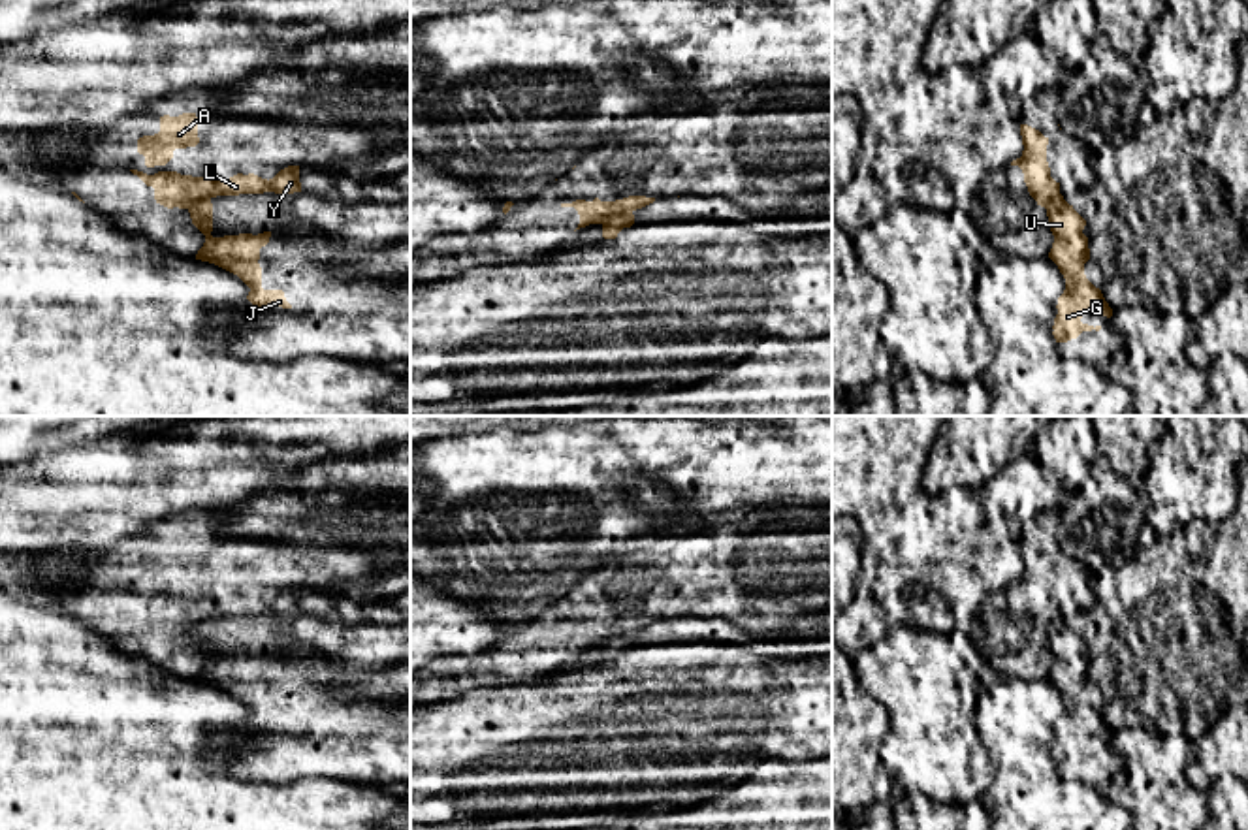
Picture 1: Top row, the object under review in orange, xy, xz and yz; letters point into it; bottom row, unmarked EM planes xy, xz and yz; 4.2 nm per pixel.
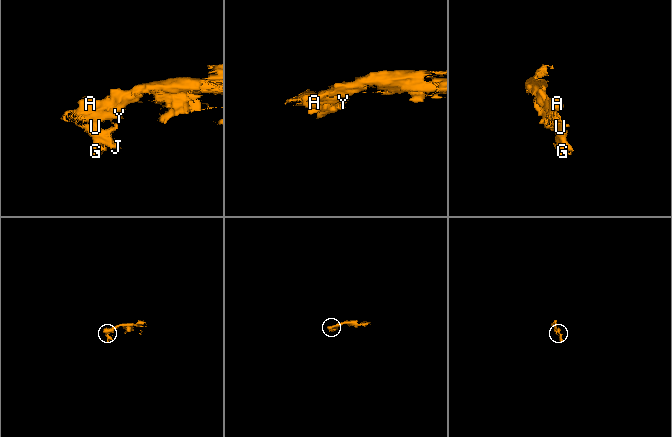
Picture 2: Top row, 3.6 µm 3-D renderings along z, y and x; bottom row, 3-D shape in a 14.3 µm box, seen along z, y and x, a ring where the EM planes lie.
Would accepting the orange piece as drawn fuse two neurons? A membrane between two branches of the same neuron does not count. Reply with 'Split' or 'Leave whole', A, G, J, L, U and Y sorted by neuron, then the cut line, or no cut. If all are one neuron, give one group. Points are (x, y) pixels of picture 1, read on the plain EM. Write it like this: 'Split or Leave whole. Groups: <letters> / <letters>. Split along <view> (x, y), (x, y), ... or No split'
Split. Groups: A L Y / G J U. Split along xz (631, 631), (614, 635), (599, 644)

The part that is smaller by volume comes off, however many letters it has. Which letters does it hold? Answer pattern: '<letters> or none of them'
G, J, U

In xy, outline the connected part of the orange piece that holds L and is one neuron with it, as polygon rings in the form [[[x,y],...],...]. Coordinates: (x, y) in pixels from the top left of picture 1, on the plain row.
[[[288,587],[269,602],[254,595],[237,595],[230,600],[203,600],[181,597],[177,593],[158,593],[154,597],[147,597],[137,591],[130,593],[137,597],[147,608],[152,608],[156,625],[168,630],[188,630],[198,623],[211,621],[216,617],[301,614],[299,587]]]

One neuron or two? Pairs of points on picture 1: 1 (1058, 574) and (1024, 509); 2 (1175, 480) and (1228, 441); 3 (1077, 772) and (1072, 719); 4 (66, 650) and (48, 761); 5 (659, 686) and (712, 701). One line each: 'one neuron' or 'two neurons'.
1: one neuron
2: one neuron
3: one neuron
4: one neuron
5: one neuron

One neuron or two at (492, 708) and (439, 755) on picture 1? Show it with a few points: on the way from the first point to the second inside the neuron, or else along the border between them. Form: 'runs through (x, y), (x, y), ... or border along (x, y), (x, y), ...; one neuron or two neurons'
runs through (479, 721), (452, 742); one neuron

